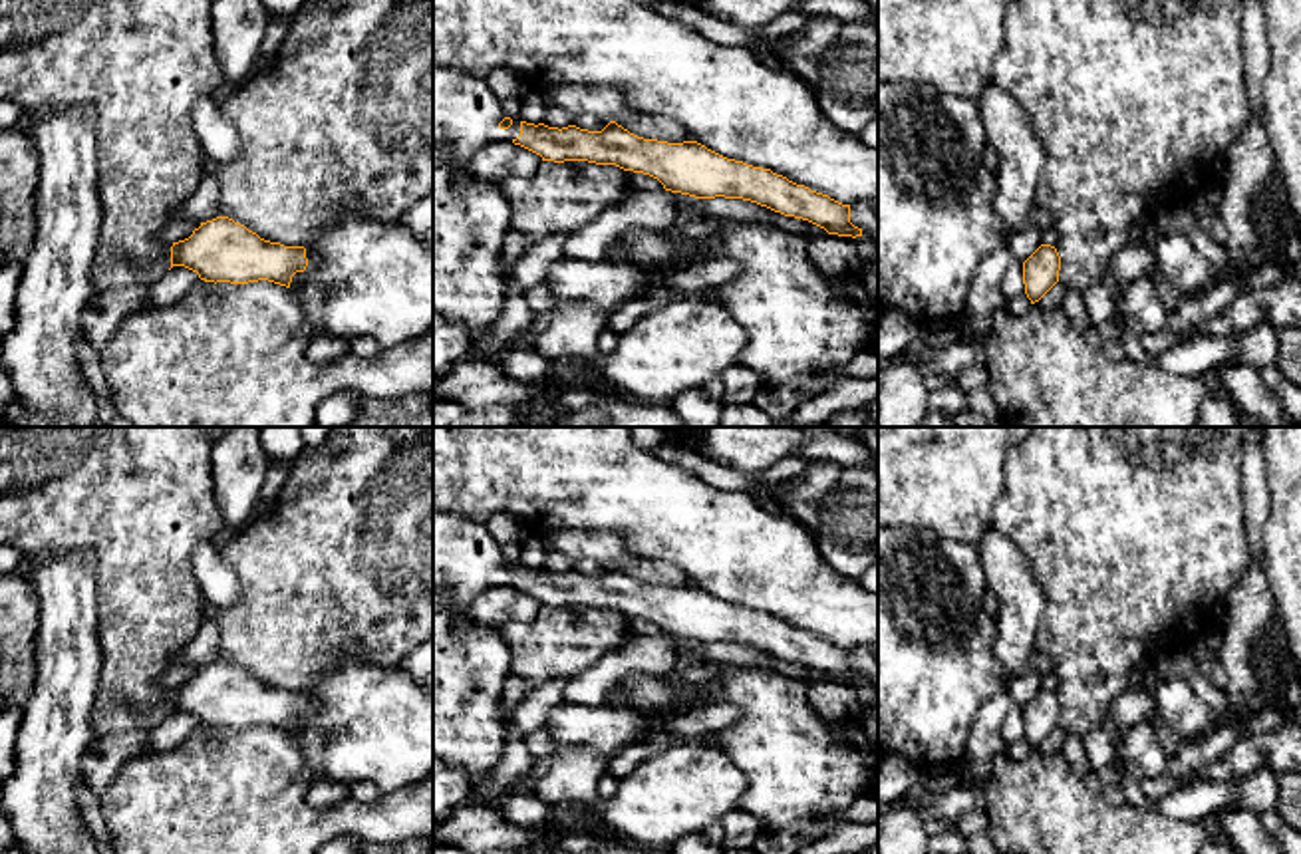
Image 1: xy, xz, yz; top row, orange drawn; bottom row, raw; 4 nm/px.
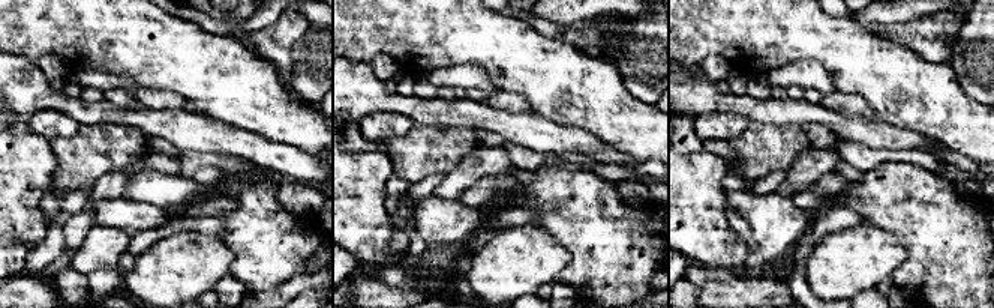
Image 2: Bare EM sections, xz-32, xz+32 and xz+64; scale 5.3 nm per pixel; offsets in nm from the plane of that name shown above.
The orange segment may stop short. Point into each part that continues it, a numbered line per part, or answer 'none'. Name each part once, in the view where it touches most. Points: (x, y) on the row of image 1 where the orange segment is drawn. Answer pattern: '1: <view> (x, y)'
1: xz (471, 219)

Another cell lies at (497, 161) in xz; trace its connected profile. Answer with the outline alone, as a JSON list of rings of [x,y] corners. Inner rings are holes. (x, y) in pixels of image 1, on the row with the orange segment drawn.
[[[493,143],[473,155],[469,173],[501,185],[508,177],[532,177],[540,163],[540,155],[520,145]]]

